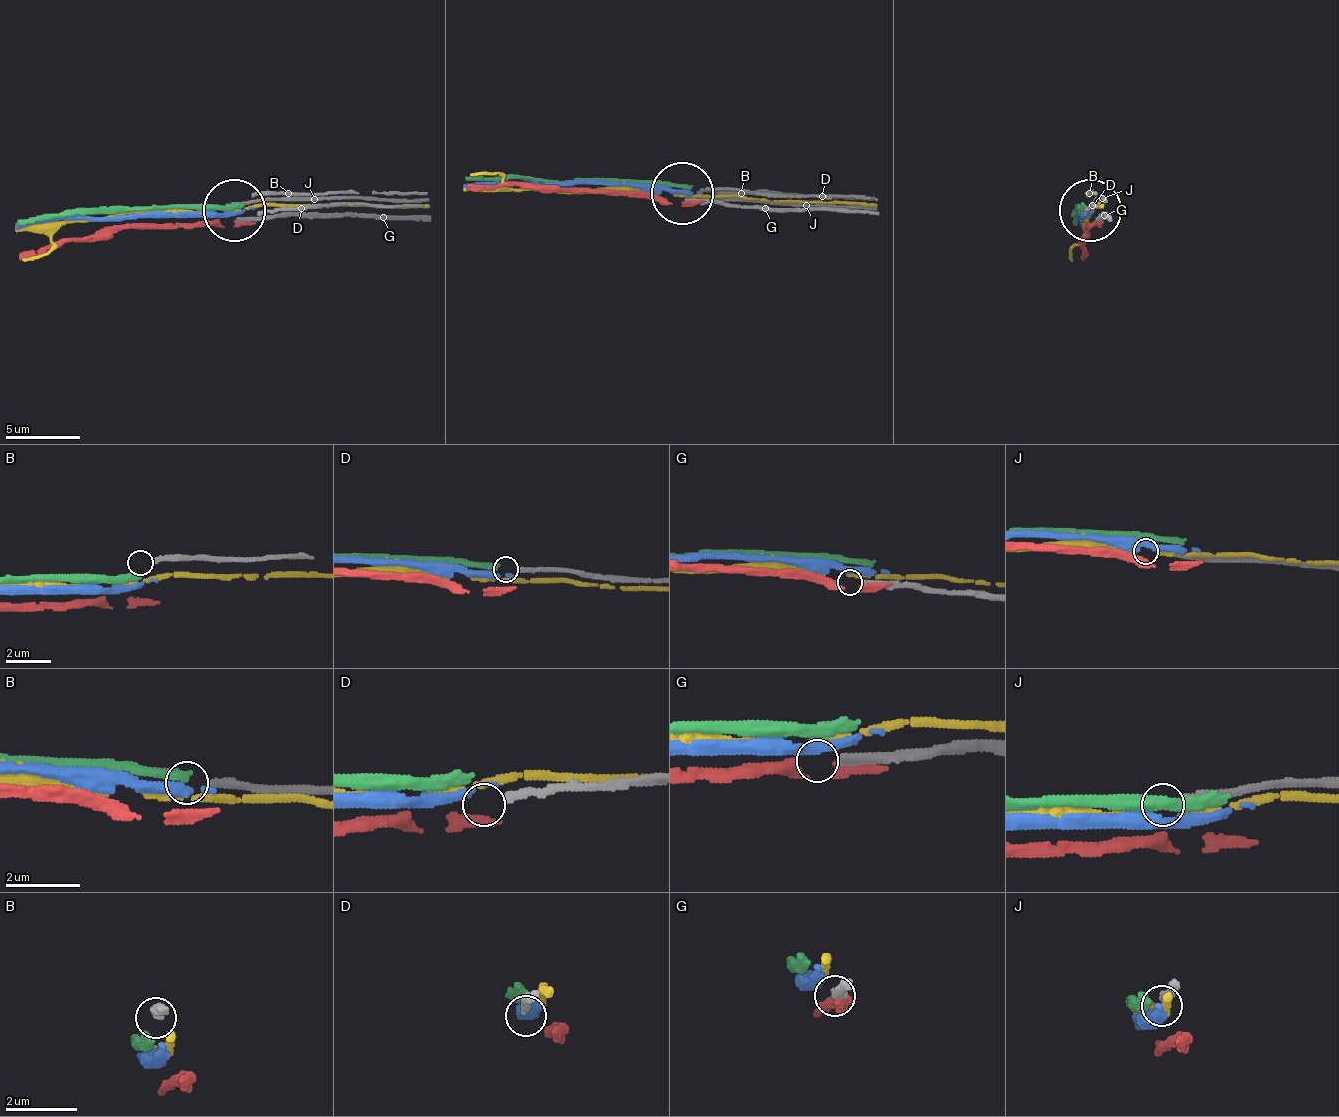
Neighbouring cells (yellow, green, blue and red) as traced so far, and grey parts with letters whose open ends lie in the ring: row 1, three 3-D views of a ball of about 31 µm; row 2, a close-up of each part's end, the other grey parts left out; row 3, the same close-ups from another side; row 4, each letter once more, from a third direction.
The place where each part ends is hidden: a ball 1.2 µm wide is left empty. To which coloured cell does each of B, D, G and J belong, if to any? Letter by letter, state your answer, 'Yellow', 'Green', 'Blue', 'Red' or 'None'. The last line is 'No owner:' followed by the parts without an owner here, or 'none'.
B: None
D: None
G: None
J: None
No owner: B, D, G, J

